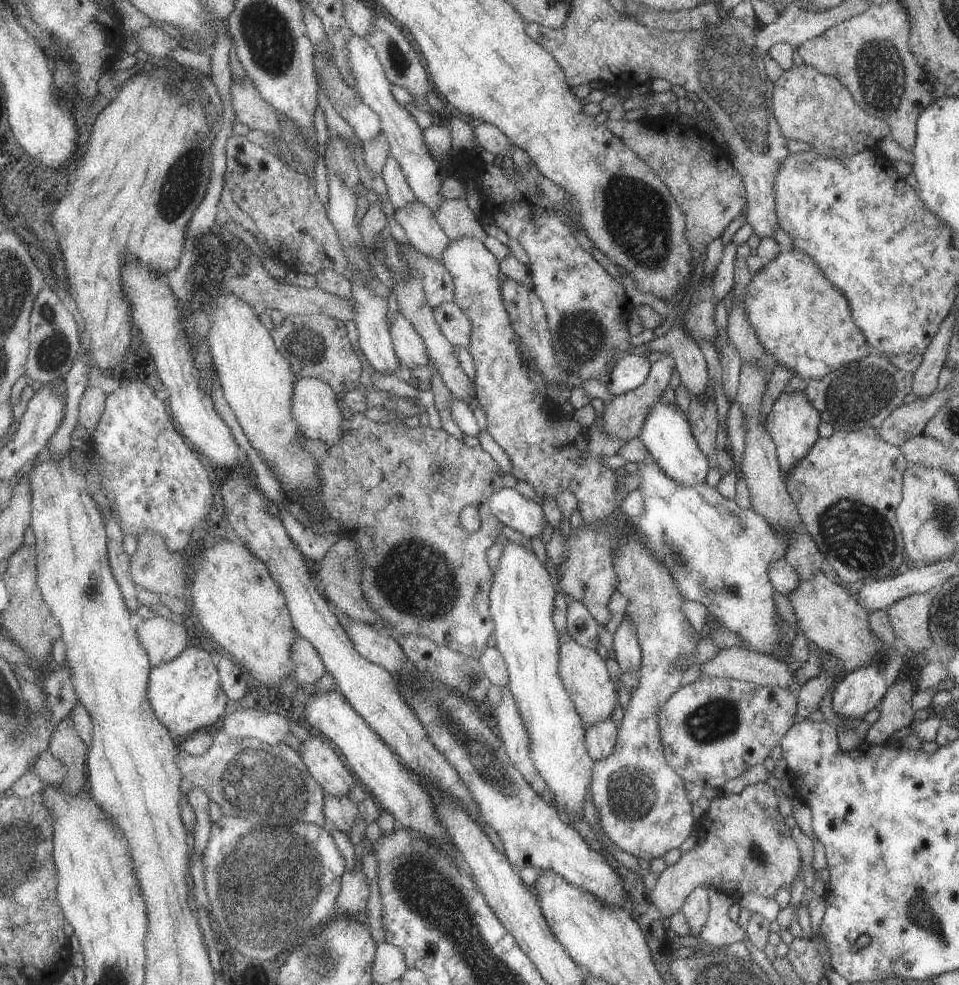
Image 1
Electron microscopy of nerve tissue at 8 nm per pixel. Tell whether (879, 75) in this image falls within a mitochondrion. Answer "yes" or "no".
yes

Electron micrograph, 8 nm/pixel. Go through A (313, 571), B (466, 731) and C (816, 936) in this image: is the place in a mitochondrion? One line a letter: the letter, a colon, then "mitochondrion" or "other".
A: other
B: mitochondrion
C: other

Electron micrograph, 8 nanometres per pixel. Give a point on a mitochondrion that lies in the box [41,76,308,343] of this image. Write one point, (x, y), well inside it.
(179, 187)

